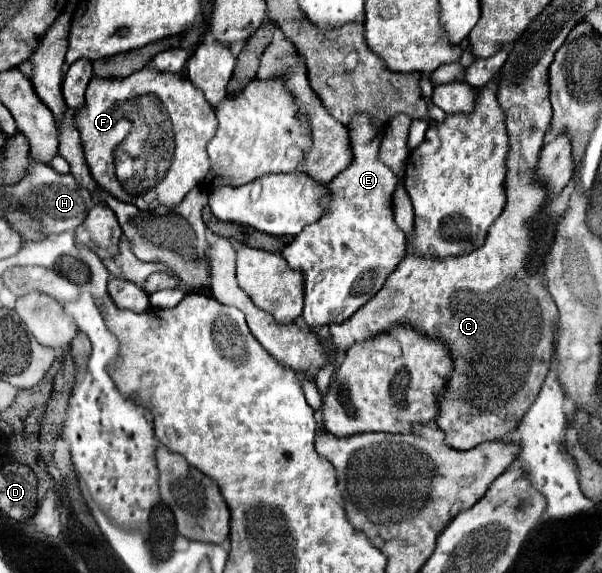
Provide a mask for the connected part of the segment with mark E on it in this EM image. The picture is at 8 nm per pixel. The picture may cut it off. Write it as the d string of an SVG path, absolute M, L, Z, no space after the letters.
M357 114L349 126L349 144L353 152L351 164L327 182L329 204L327 212L313 224L307 224L295 240L281 252L293 270L299 270L305 278L305 308L303 318L311 328L341 324L351 318L363 304L367 304L385 284L387 276L397 268L405 256L405 234L399 230L393 218L393 192L397 176L379 160L379 146L383 140L383 124L373 124L367 114Z

